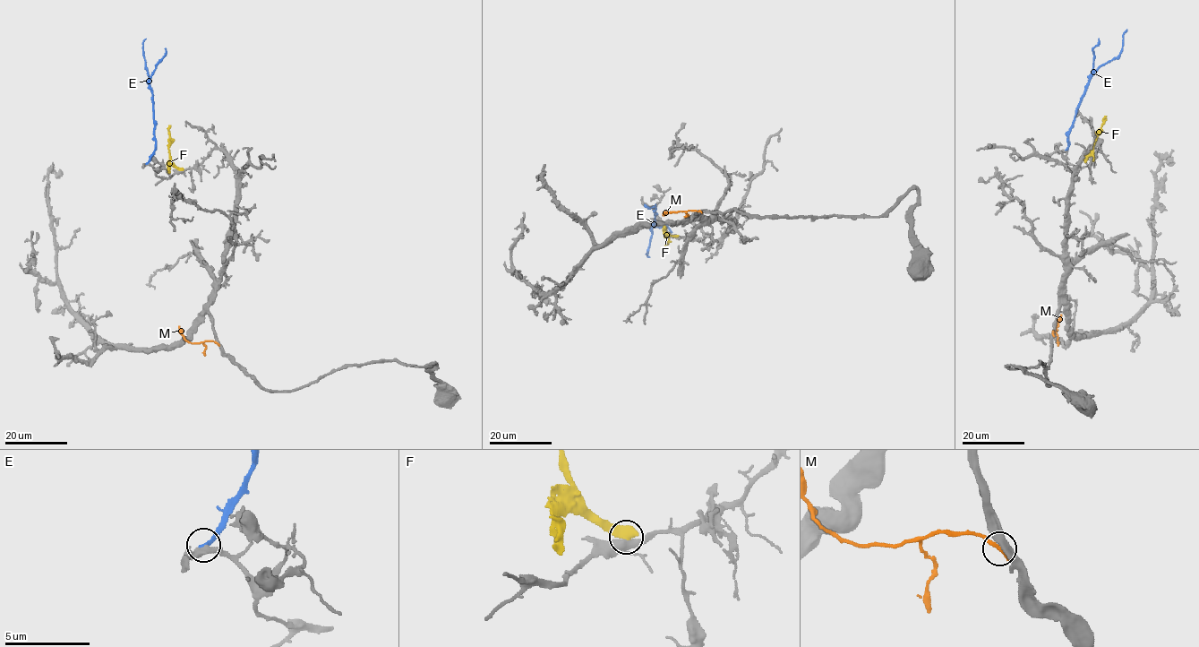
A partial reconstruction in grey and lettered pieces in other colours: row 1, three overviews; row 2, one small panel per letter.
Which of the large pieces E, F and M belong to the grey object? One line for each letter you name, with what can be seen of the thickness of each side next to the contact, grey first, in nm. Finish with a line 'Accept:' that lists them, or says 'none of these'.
Accept: none of these

